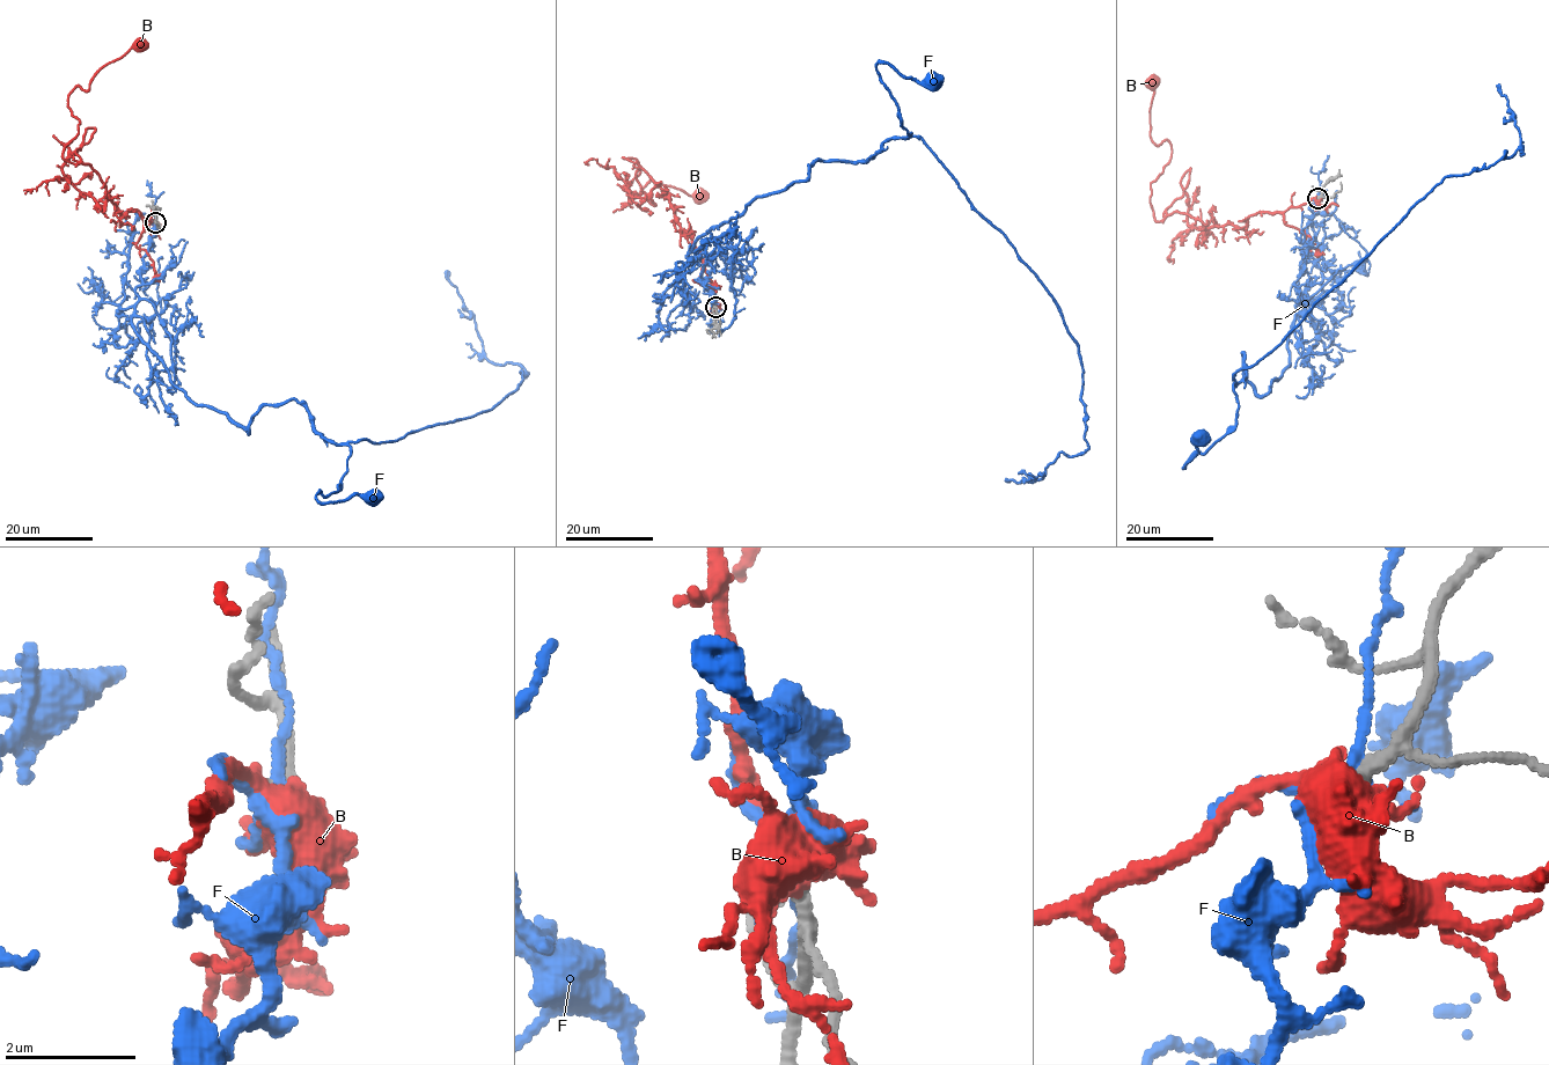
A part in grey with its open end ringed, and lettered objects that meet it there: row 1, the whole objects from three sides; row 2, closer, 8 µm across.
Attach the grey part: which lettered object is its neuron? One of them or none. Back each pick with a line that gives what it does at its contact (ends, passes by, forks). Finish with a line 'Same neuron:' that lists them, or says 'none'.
B: it forks there
Same neuron: B

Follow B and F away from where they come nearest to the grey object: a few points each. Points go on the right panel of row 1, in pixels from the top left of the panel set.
B: (1319, 198), (1253, 214), (1243, 228), (1180, 212), (1155, 220), (1150, 184), (1172, 146), (1152, 140), (1151, 78)
F: (1319, 197), (1290, 366), (1260, 396), (1242, 352), (1237, 424), (1184, 467), (1199, 436)

